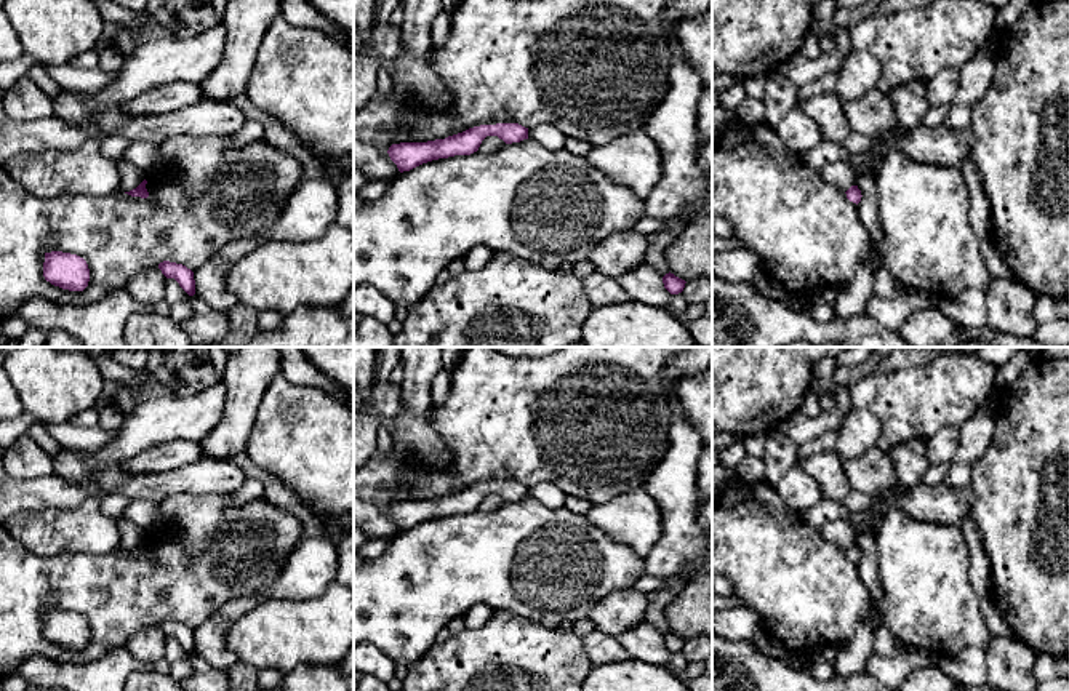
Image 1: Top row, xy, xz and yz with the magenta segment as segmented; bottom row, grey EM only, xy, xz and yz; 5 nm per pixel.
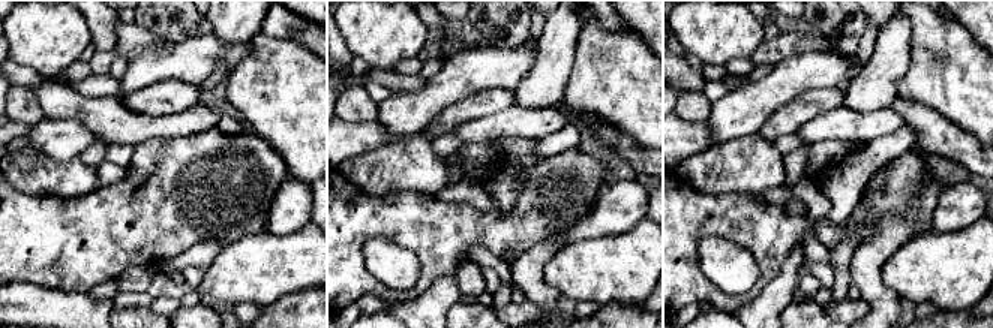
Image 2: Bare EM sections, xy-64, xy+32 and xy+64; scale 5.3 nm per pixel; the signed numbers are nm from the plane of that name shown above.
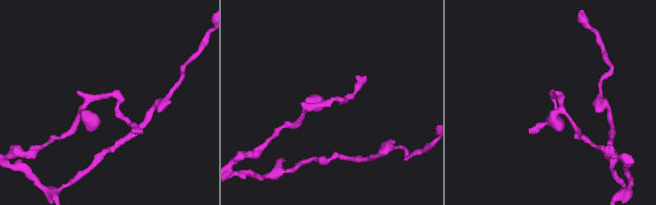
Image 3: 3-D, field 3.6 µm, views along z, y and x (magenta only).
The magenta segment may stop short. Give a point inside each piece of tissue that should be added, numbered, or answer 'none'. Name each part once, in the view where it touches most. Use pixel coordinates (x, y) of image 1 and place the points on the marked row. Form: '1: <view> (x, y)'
none

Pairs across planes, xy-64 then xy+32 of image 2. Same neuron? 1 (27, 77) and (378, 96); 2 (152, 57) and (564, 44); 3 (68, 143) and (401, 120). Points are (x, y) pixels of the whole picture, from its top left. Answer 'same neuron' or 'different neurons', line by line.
1: same neuron
2: different neurons
3: different neurons

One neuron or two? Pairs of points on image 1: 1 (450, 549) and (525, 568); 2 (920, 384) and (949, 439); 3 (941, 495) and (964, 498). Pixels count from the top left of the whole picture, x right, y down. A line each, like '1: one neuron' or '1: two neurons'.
1: one neuron
2: two neurons
3: one neuron

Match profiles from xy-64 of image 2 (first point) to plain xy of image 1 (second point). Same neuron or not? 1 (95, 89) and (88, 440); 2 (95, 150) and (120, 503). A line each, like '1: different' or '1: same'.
1: same
2: same

